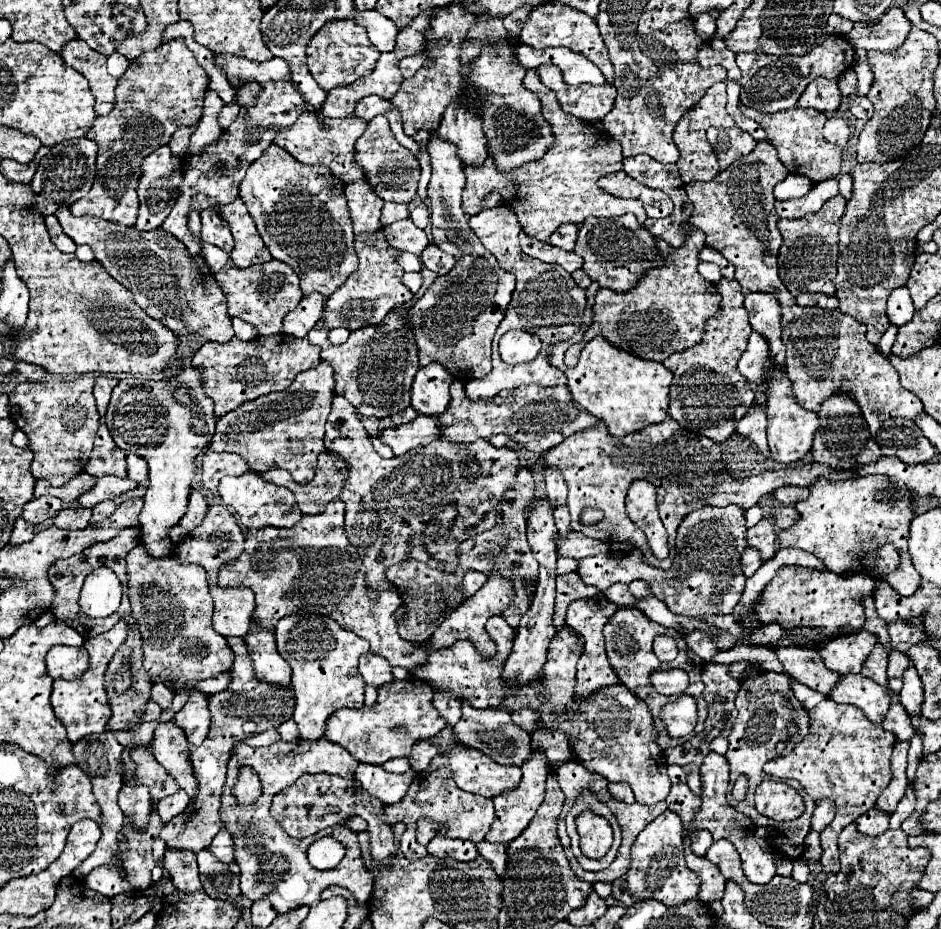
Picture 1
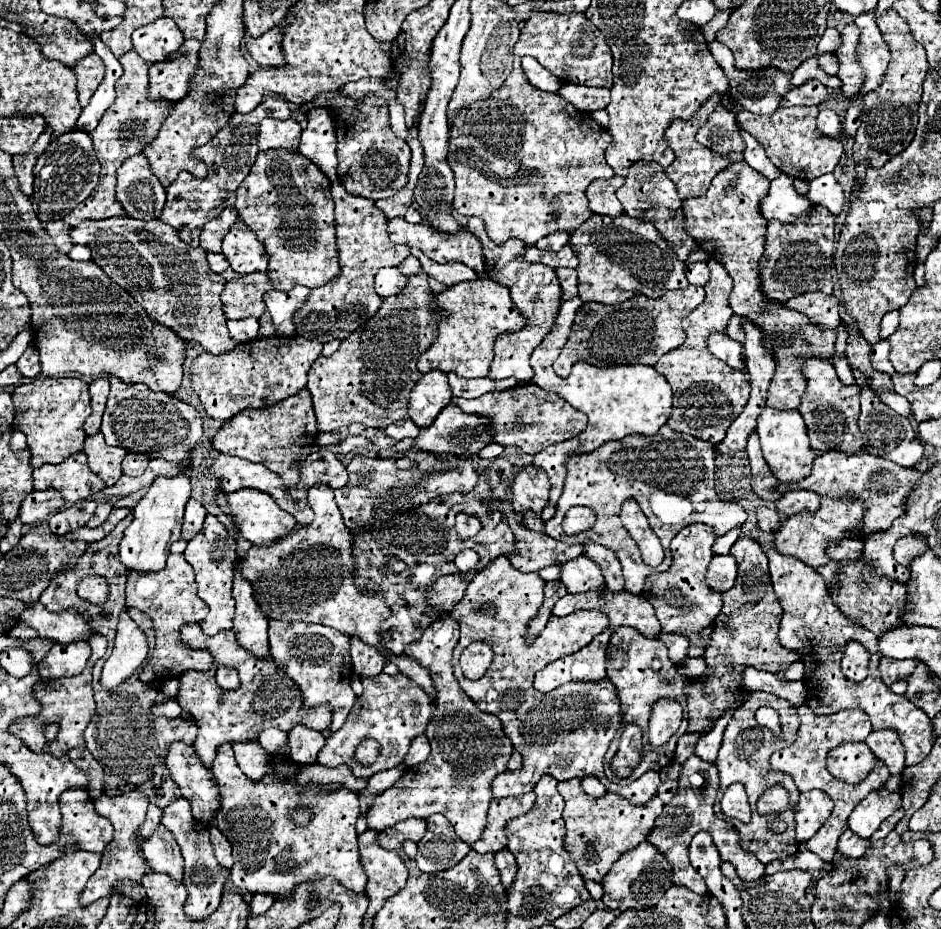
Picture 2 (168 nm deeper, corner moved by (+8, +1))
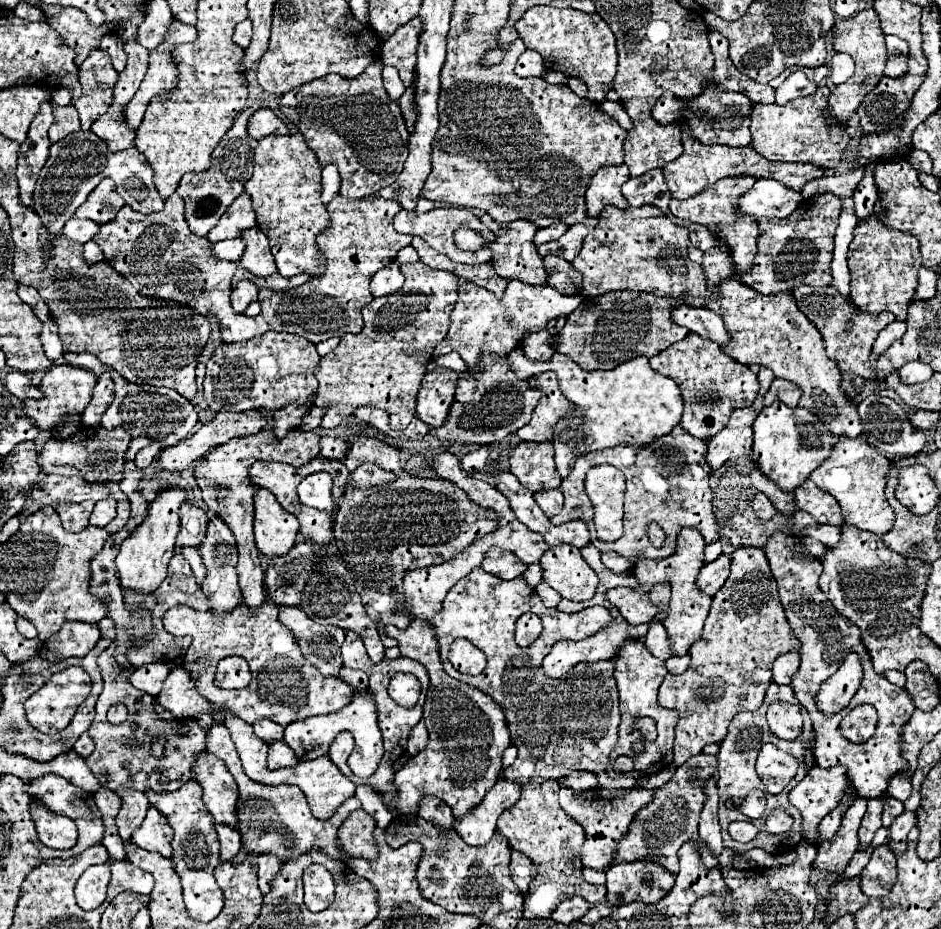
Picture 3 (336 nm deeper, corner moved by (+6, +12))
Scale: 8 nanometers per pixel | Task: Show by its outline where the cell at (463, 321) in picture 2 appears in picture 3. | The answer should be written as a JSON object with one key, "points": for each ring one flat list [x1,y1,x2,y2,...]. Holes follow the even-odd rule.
{"points":[[509,281,505,295,497,299,493,293,473,283,465,283,459,289,459,301,451,315,449,335,435,347,433,355,439,357,457,351,469,367,477,367,483,353,507,355,517,347,517,339,521,339,525,331,543,331,549,319,555,319,557,315,571,315,581,301,581,295,567,297,553,291,549,285,525,285,521,281]]}

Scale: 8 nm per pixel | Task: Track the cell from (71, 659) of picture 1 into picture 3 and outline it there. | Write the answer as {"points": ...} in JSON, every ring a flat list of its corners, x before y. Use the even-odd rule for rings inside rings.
{"points":[[67,621,59,629,59,633,43,641,39,655,49,663,57,663,67,657,85,657,95,647,97,641,99,627,95,623]]}

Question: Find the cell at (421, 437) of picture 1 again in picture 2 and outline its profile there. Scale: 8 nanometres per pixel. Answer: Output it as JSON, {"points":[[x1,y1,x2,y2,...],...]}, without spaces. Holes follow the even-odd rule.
{"points":[[447,406,435,422,427,428,419,428,419,436,413,438,415,448,435,454,477,454,483,446,491,444,493,438,487,434,487,426,471,414,463,414,459,406]]}

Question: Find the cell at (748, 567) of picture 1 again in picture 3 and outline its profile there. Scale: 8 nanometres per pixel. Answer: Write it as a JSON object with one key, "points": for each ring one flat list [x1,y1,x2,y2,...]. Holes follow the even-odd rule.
{"points":[[721,555,719,559,715,559,713,563,705,565,699,575,697,575,697,587,713,597,725,583,725,579,729,577,729,557,727,555]]}

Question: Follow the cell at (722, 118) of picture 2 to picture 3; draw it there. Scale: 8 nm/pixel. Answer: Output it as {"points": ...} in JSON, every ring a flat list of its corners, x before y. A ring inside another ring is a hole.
{"points":[[703,89,693,99,677,99,673,93,661,95,653,107,653,119,661,125,689,125,689,131,695,141,703,145,727,145,727,147,745,147,751,143,749,123,751,123,753,103,743,93,733,93,725,89]]}

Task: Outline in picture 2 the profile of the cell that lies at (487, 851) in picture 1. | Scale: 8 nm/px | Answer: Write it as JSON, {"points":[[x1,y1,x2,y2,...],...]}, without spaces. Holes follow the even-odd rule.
{"points":[[507,848,495,852,495,866,497,866,497,870,499,870,501,884,503,884,505,888,509,888,511,882,513,882,513,878,515,878,515,872,517,872,513,854,511,854]]}

